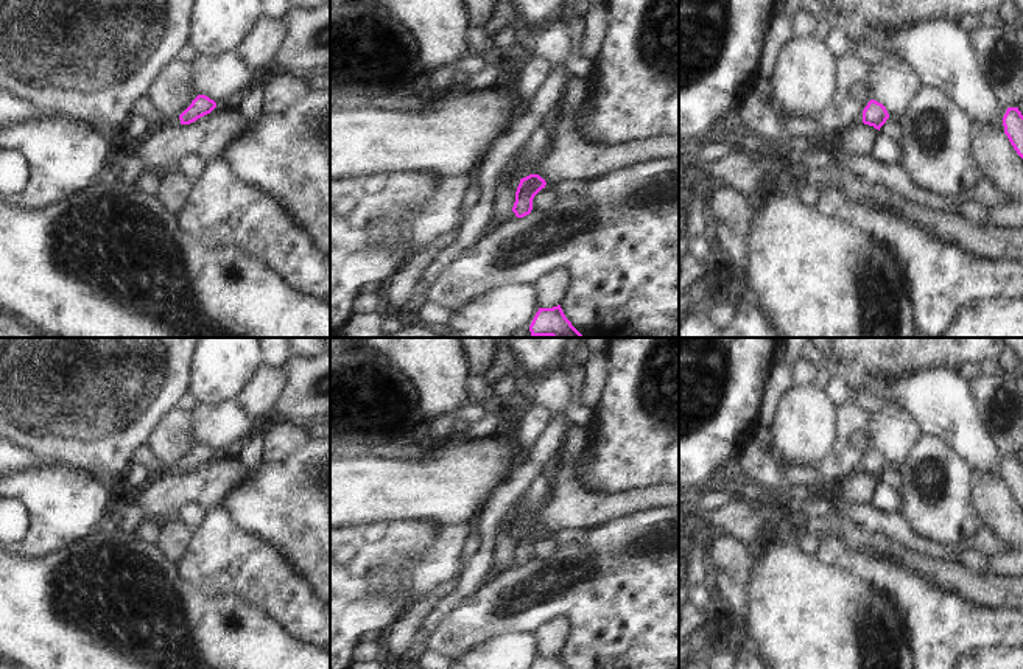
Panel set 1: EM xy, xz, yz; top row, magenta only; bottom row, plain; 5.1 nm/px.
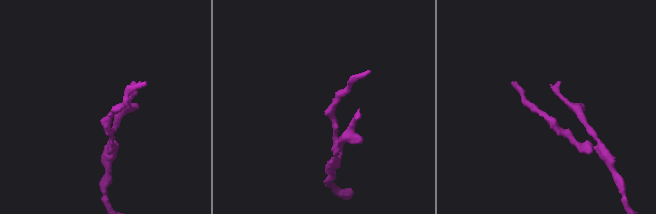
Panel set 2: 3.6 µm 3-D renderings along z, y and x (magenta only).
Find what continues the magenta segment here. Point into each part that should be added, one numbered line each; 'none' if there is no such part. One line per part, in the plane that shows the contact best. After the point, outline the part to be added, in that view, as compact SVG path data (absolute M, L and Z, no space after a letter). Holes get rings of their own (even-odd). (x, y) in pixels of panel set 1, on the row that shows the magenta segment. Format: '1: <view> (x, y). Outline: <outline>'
none.

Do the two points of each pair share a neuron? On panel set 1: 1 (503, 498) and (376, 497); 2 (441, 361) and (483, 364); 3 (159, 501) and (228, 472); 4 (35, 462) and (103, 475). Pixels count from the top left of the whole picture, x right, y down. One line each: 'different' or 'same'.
1: different
2: different
3: same
4: same

